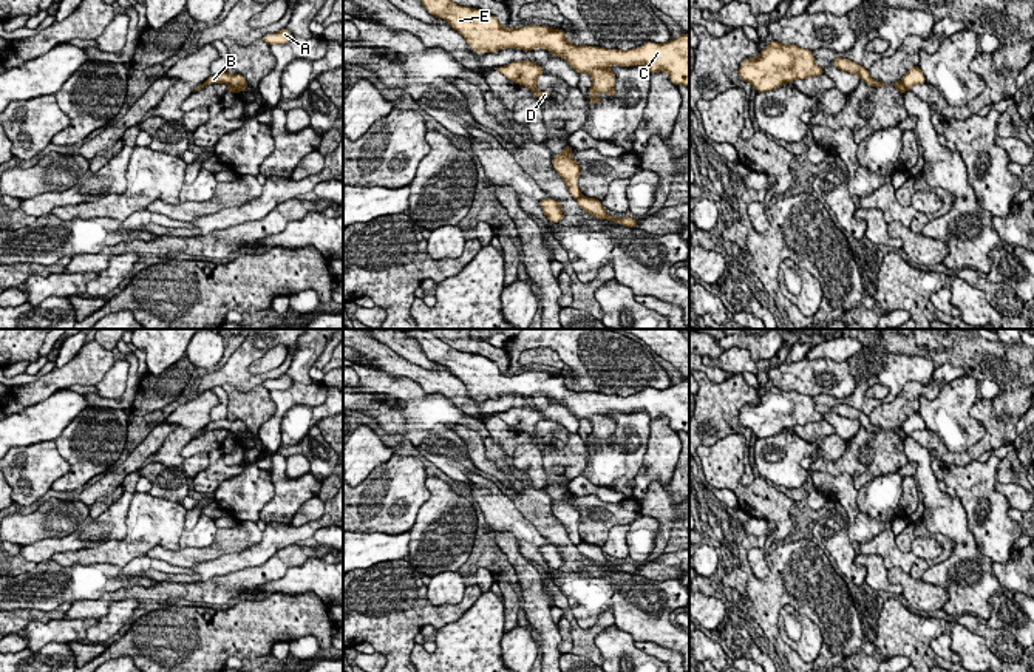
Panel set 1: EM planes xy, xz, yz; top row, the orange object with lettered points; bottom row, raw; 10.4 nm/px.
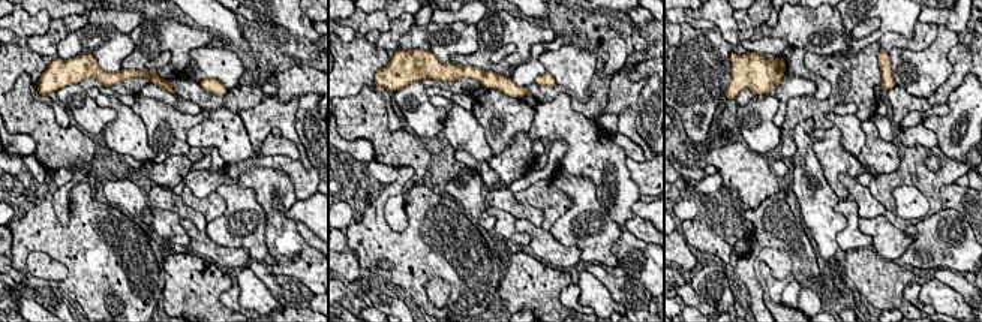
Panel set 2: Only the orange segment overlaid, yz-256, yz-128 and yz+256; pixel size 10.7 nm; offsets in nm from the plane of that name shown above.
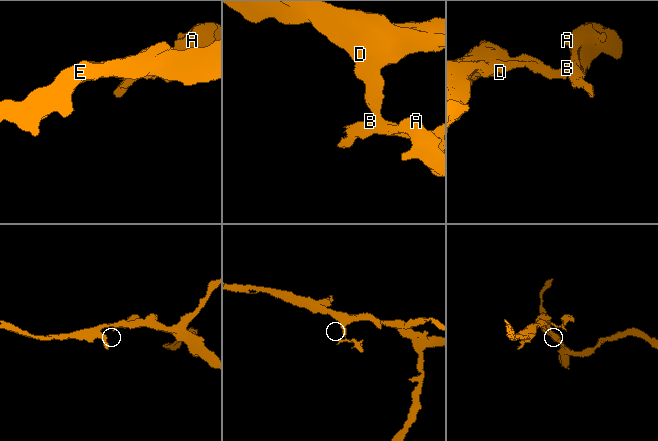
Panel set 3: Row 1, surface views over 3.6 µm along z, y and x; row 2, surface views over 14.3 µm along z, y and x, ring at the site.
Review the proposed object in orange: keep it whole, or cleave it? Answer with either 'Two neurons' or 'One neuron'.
Two neurons

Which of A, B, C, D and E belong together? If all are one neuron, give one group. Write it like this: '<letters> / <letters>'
A B / C D E

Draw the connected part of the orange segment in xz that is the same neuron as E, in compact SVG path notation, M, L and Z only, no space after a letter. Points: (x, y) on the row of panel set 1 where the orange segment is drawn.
M420 0L428 14L444 19L457 31L476 53L498 53L502 48L533 51L546 48L552 56L563 57L578 74L587 73L592 87L587 91L590 104L601 99L598 93L614 96L615 74L609 65L645 65L651 73L666 71L674 85L689 87L689 36L680 34L666 43L648 42L632 49L606 49L600 46L577 46L566 40L567 32L549 26L526 25L501 26L498 19L482 9L457 5L451 0Z

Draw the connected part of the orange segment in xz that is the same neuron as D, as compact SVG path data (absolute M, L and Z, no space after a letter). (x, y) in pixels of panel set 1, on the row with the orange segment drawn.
M522 60L522 62L510 62L508 65L498 66L495 70L504 74L507 79L530 88L533 96L536 96L539 100L550 97L550 91L539 93L536 90L536 77L544 74L544 70L541 65L536 65L530 60Z

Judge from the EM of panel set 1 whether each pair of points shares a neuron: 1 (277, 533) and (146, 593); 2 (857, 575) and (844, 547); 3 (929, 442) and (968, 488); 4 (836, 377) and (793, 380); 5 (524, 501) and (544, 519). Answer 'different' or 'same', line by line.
1: different
2: same
3: different
4: same
5: same

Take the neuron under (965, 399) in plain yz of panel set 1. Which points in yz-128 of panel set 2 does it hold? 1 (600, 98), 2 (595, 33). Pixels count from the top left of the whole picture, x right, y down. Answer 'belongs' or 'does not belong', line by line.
1: does not belong
2: does not belong

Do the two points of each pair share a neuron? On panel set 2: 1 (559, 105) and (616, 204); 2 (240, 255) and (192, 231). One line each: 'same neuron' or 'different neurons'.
1: same neuron
2: same neuron

